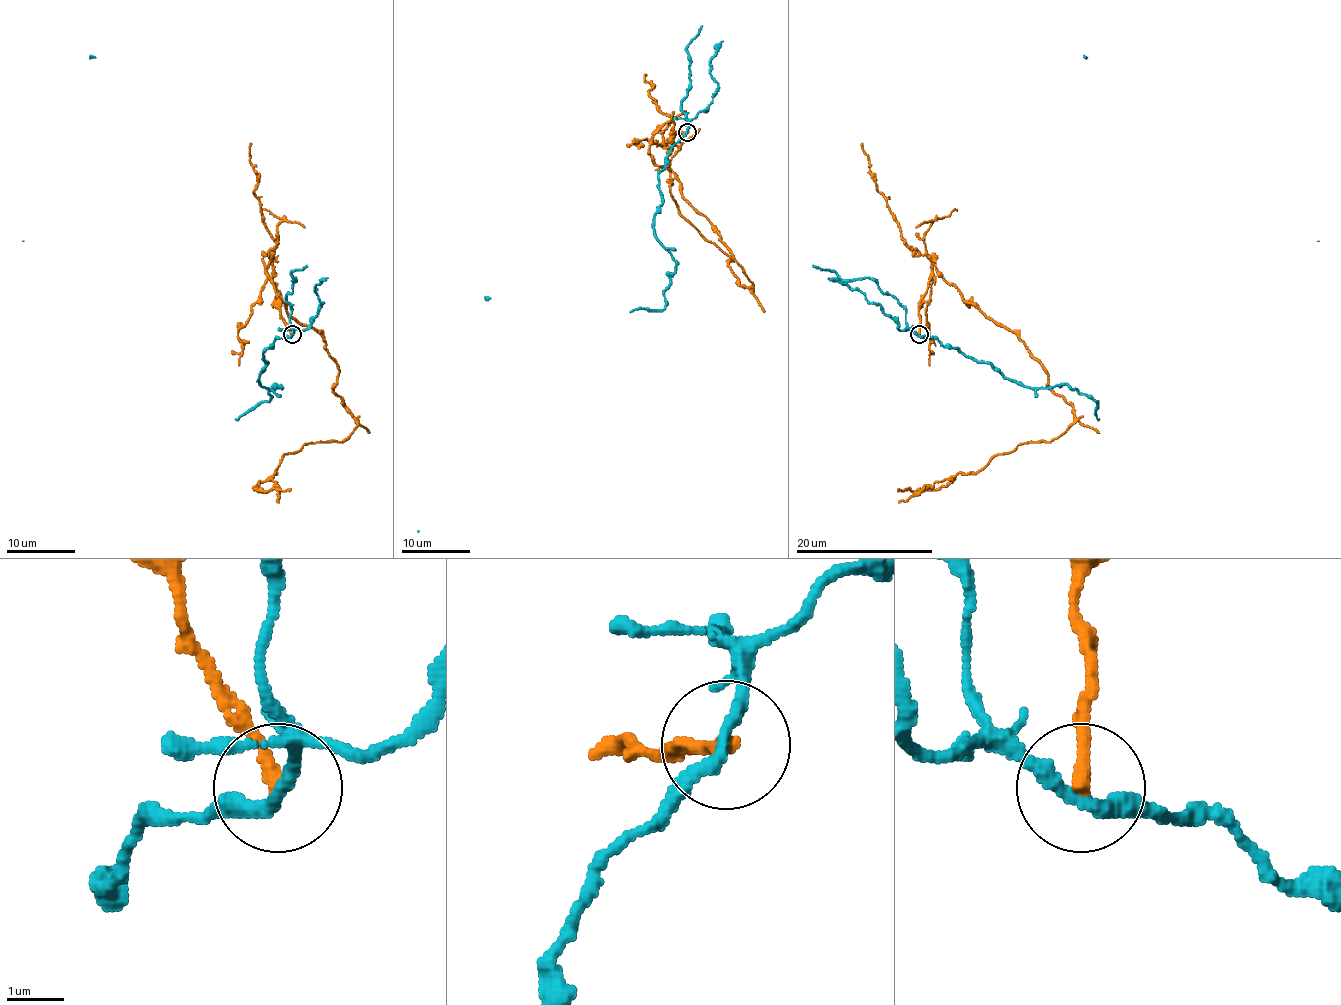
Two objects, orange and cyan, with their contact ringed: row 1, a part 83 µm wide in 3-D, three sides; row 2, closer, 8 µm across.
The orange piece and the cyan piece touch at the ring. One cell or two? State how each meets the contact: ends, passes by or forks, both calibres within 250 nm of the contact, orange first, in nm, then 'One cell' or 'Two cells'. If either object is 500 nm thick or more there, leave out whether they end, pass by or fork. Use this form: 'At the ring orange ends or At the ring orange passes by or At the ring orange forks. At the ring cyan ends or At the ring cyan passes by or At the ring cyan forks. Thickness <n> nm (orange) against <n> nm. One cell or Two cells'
At the ring orange ends. At the ring cyan passes by. Thickness 240 nm (orange) against 240 nm. Two cells

